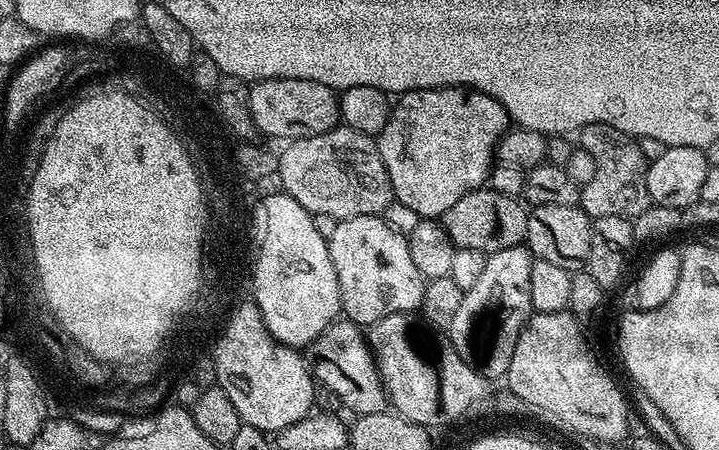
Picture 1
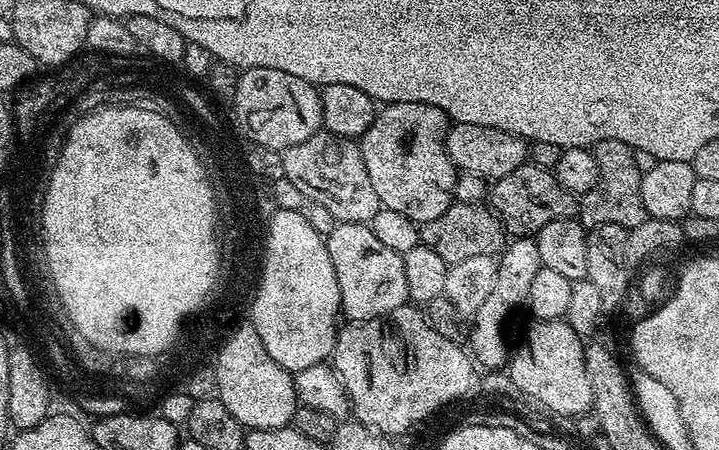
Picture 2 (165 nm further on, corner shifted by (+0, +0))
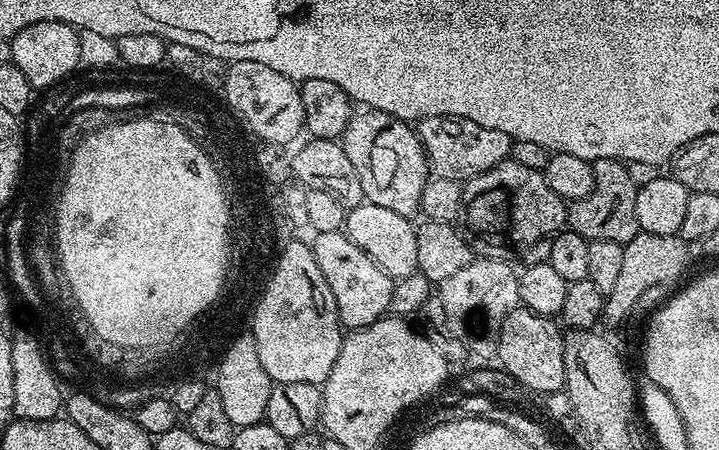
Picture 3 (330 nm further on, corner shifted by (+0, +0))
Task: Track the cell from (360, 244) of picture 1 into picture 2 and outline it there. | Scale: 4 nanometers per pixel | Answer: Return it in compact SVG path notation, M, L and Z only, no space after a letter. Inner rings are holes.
M337 223L336 228L332 229L326 237L326 243L330 262L334 262L338 304L343 315L344 312L348 315L349 321L383 320L385 316L398 310L403 304L409 303L403 255L390 250L390 246L385 246L368 224Z

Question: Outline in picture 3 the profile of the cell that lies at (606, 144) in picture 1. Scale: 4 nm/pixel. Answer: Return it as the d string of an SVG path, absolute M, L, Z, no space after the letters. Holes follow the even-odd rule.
M593 160L594 190L586 198L571 201L568 210L567 227L582 234L582 238L618 242L626 245L640 233L638 224L637 185L628 173L628 165L622 160Z

